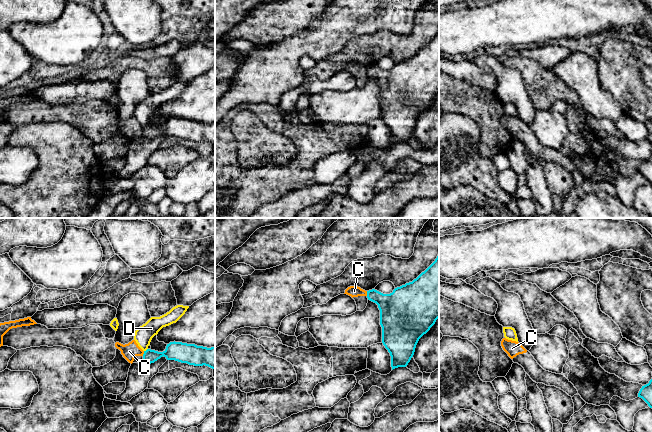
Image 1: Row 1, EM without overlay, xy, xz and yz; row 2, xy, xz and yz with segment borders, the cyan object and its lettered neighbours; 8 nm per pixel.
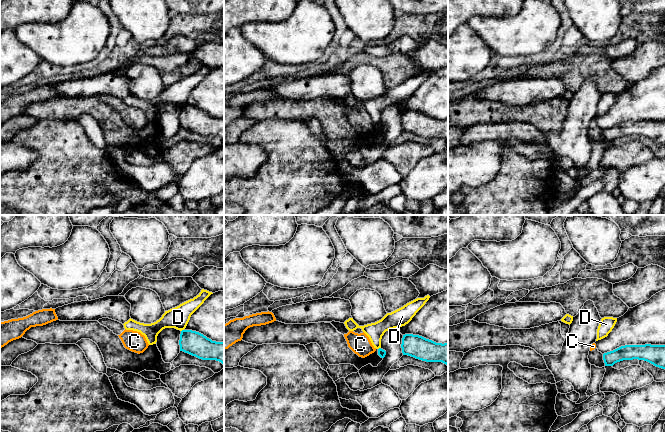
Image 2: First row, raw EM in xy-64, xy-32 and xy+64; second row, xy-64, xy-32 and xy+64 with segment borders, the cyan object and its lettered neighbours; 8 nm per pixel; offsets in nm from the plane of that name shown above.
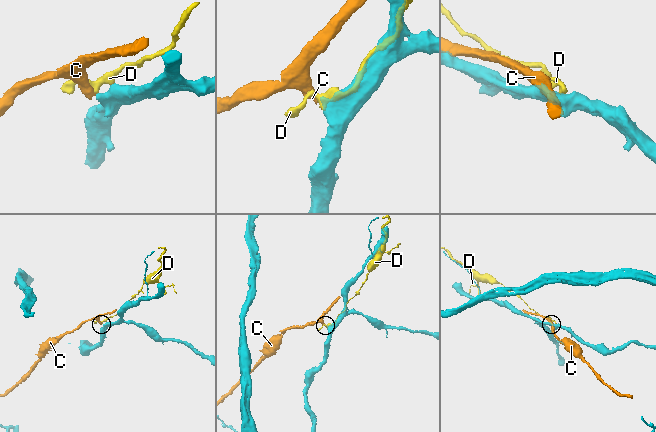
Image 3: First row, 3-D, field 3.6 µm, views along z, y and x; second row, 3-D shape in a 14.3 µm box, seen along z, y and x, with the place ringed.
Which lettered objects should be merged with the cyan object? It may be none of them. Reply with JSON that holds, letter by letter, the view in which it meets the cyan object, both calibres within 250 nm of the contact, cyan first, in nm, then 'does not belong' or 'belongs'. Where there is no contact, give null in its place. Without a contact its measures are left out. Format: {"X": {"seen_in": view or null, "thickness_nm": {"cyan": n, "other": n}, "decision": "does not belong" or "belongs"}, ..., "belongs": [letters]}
{"C": {"seen_in": "xy", "thickness_nm": {"cyan": 140, "other": 120}, "decision": "does not belong"}, "D": {"seen_in": "xy", "thickness_nm": {"cyan": 150, "other": 150}, "decision": "does not belong"}, "belongs": []}

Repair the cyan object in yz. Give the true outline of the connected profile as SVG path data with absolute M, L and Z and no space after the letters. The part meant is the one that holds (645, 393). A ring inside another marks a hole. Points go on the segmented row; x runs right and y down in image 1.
M652 379L648 384L642 386L638 393L638 397L642 398L650 408L652 408Z

